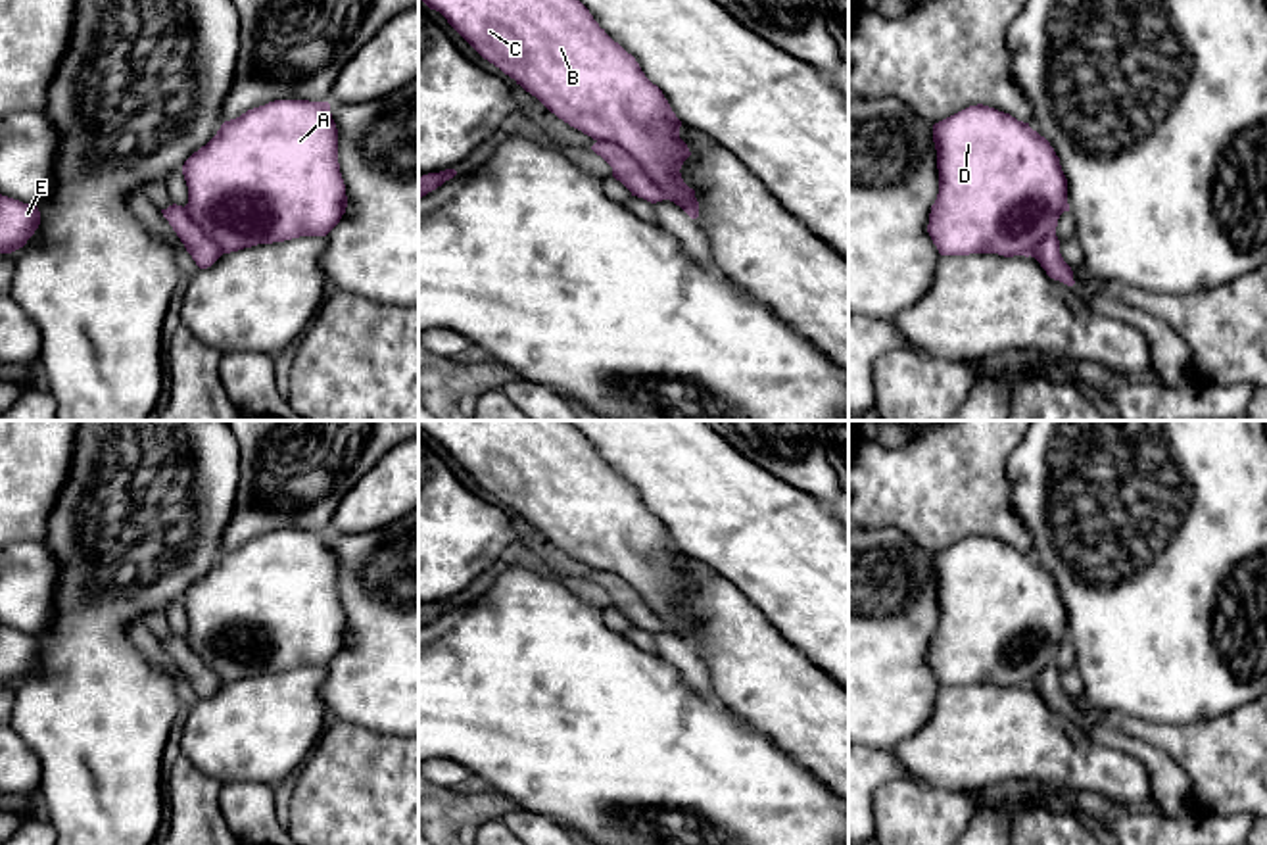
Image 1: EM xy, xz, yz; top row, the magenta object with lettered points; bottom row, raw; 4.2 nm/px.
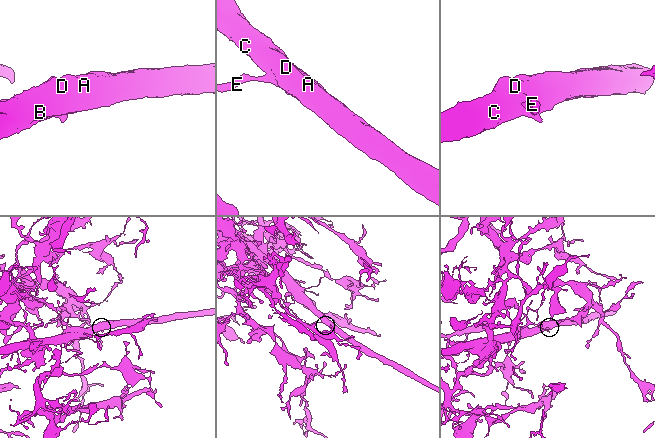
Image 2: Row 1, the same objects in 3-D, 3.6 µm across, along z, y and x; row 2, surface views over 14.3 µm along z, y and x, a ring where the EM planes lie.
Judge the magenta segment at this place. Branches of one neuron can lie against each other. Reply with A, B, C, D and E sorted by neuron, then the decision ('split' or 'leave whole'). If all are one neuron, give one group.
A B C D / E; split

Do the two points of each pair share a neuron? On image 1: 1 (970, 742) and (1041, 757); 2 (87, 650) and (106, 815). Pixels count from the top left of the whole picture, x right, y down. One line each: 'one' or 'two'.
1: one
2: one

